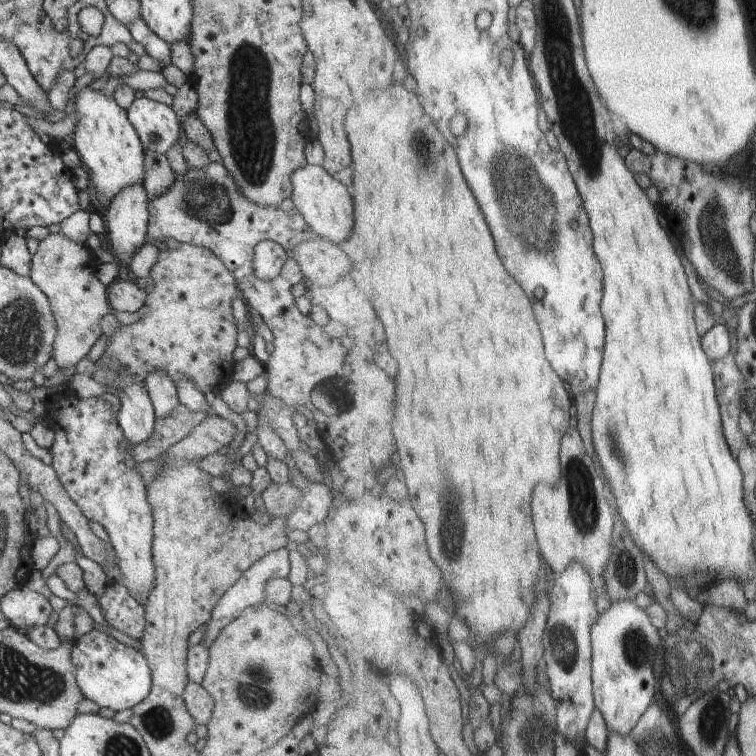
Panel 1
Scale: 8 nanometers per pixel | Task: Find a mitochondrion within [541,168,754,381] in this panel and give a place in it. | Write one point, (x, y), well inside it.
(713, 234)

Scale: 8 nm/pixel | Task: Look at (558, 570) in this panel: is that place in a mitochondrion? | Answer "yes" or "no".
no

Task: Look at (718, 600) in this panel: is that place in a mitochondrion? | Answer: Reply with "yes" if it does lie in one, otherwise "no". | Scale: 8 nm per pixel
no

